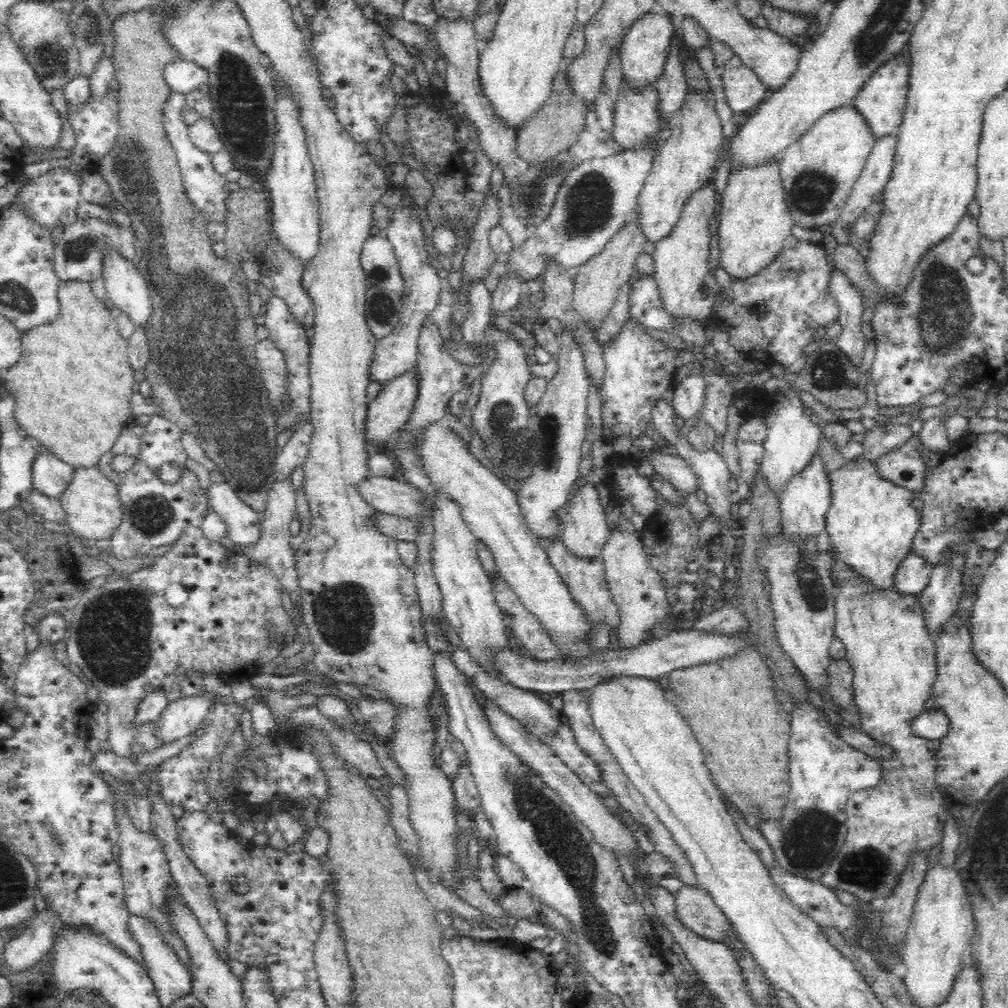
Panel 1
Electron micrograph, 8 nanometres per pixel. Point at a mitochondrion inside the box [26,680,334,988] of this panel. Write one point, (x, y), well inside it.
(53, 840)

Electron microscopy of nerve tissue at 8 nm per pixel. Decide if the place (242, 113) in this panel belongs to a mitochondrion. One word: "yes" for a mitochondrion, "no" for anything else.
yes

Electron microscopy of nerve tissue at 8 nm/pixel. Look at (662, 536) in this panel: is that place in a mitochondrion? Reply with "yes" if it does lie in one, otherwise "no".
yes

